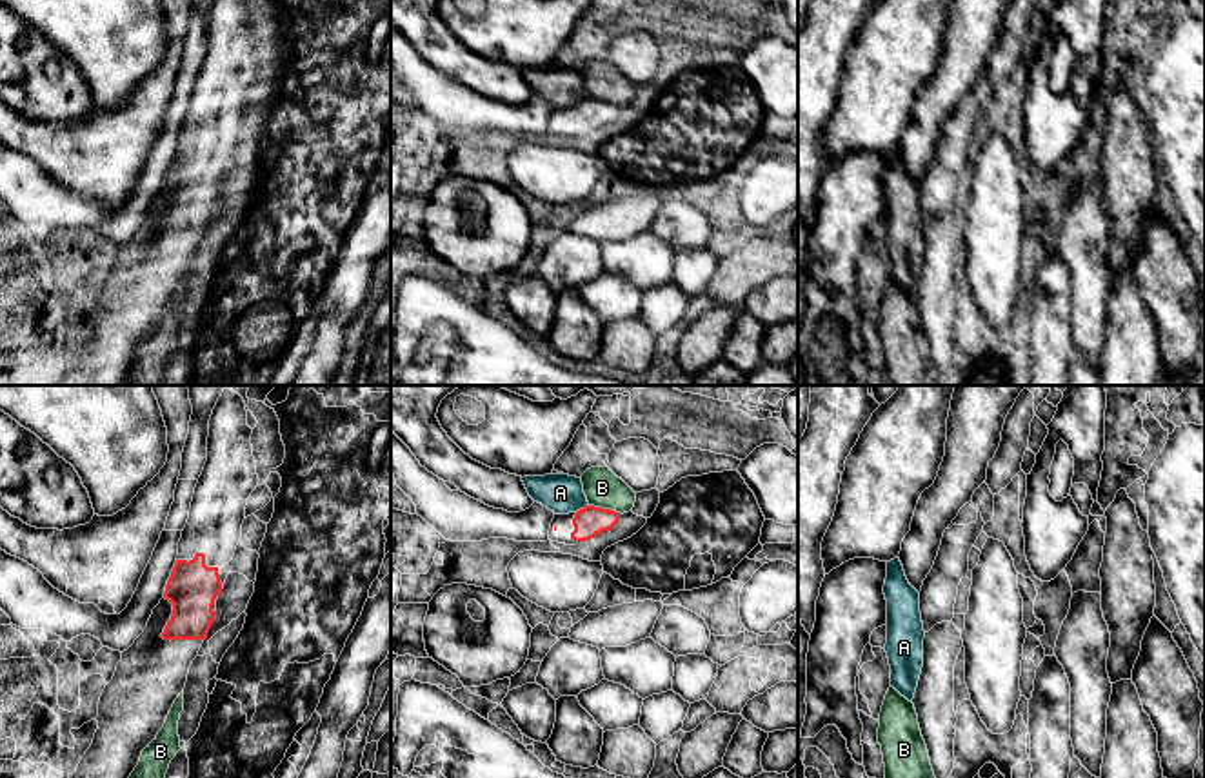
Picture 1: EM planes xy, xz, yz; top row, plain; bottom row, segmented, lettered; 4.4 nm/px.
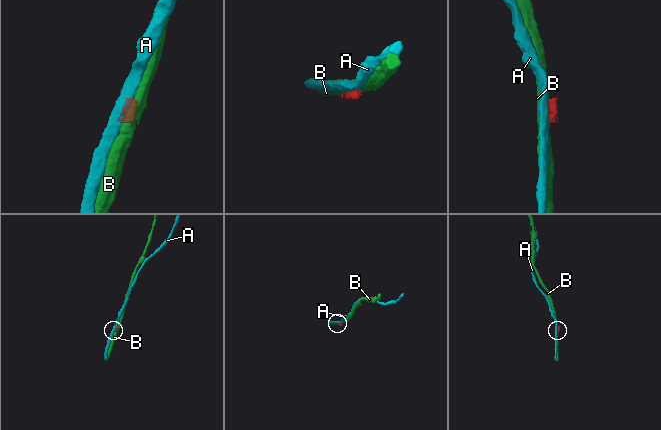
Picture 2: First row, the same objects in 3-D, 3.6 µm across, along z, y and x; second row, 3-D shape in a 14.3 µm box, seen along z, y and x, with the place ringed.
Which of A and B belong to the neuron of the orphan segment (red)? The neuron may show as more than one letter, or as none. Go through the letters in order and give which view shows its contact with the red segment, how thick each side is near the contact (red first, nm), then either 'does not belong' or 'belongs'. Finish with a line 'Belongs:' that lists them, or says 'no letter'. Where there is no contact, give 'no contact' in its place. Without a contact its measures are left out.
A: xz | 130/180 nm | does not belong
B: xz | 130/160 nm | does not belong
Belongs: no letter

